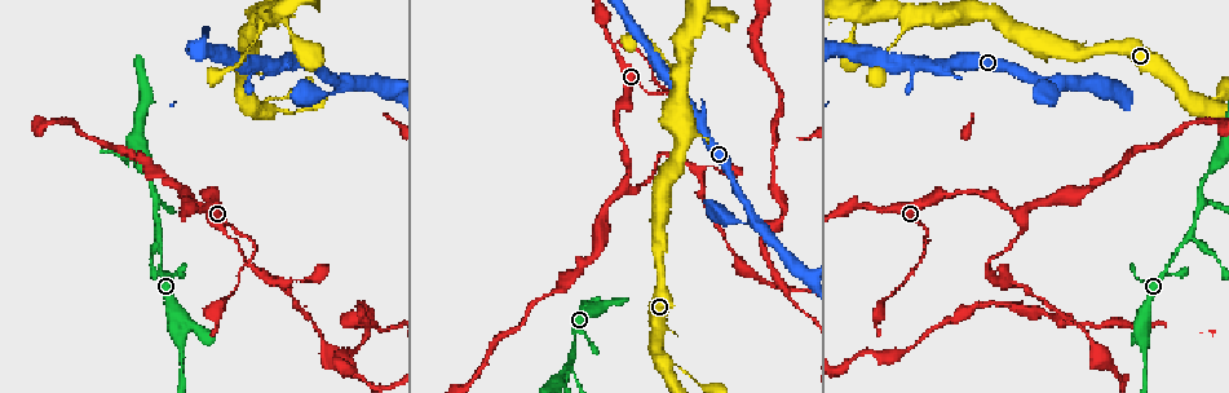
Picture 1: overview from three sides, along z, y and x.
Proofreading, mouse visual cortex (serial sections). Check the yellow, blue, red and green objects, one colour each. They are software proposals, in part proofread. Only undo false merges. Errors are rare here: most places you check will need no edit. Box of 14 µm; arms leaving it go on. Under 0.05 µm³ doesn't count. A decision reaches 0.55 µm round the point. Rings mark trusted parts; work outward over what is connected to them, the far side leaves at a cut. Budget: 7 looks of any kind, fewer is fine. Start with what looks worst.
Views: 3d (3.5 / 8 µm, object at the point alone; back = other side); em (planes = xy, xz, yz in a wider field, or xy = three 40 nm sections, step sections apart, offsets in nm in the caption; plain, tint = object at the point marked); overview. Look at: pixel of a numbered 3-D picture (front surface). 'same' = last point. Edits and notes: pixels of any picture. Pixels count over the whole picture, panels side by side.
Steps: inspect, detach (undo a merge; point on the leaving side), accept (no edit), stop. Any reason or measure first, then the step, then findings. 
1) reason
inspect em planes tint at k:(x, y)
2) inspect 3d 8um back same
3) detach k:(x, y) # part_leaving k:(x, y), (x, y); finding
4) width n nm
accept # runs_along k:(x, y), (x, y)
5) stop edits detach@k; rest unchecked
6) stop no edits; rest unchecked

sharp bend
inspect 3d 8um at 1:(924, 244)

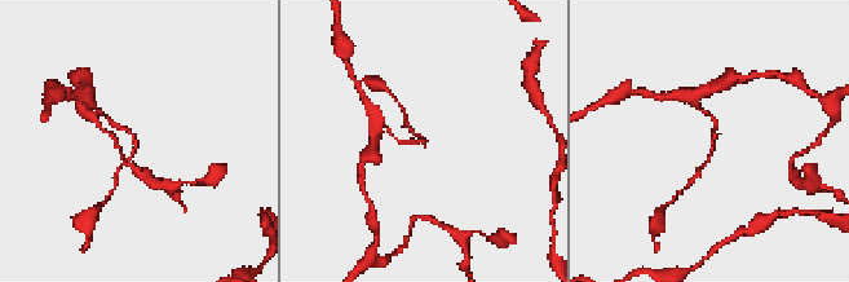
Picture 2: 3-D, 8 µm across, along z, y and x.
arm_widths 150, 150 nm
inspect em xy step 5 tint at 2:(135, 139)

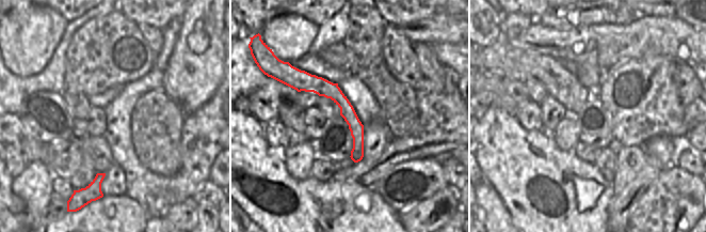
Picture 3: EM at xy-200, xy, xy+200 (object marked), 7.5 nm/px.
accept # runs_along 3:(298, 72), (345, 105), (357, 158); all the same cell

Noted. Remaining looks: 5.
side arm on a straight run
inspect 3d 3.5um at 1:(154, 204)

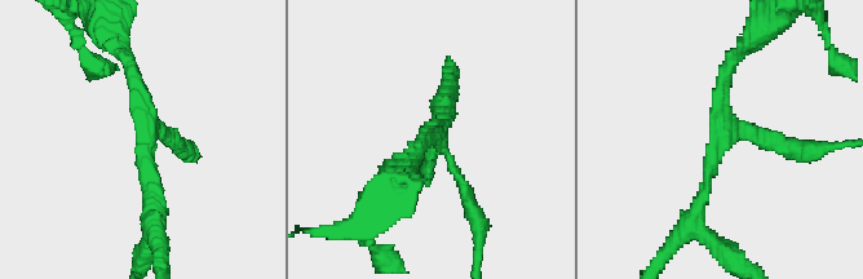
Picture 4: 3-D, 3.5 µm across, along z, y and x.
arms 3; arm_widths 150, 200, 200 nm; shape alone is not enough
inspect em xy step 2 tint at 4:(723, 138)

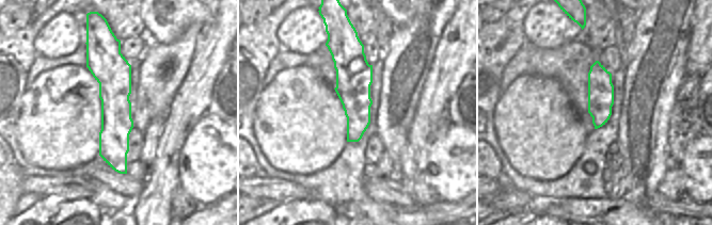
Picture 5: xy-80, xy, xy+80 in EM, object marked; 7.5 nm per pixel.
another direction
inspect em xy step 3 tint same

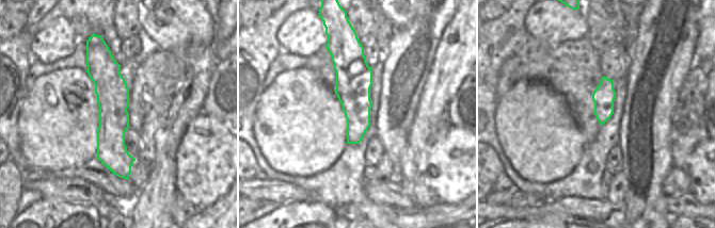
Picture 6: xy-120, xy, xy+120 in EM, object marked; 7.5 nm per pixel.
accept # runs_along 6:(99, 49), (126, 176); one cell here

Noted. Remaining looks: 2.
thick turns thin
inspect em xy step 5 tint at 1:(951, 196)

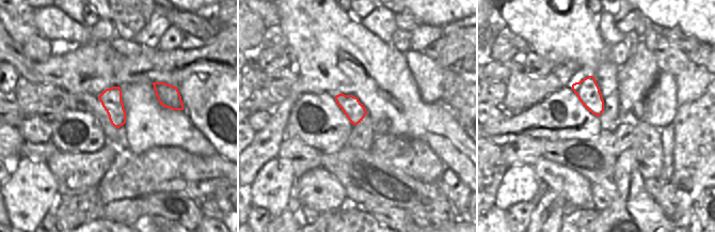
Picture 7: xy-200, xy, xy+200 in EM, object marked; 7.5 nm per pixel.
inspect 3d 3.5um same

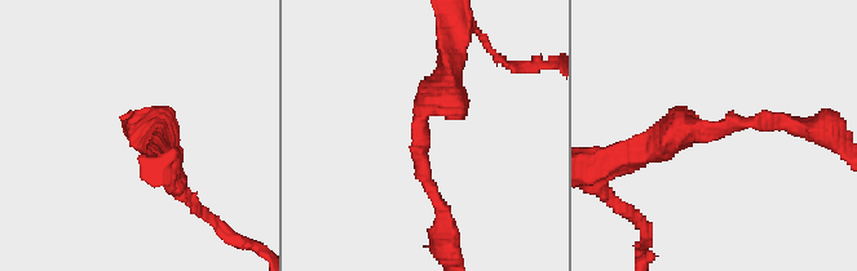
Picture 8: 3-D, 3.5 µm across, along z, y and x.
accept # runs_along 8:(644, 151), (680, 128), (790, 124); one cell here

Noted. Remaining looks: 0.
stop no edits; rest unchecked

